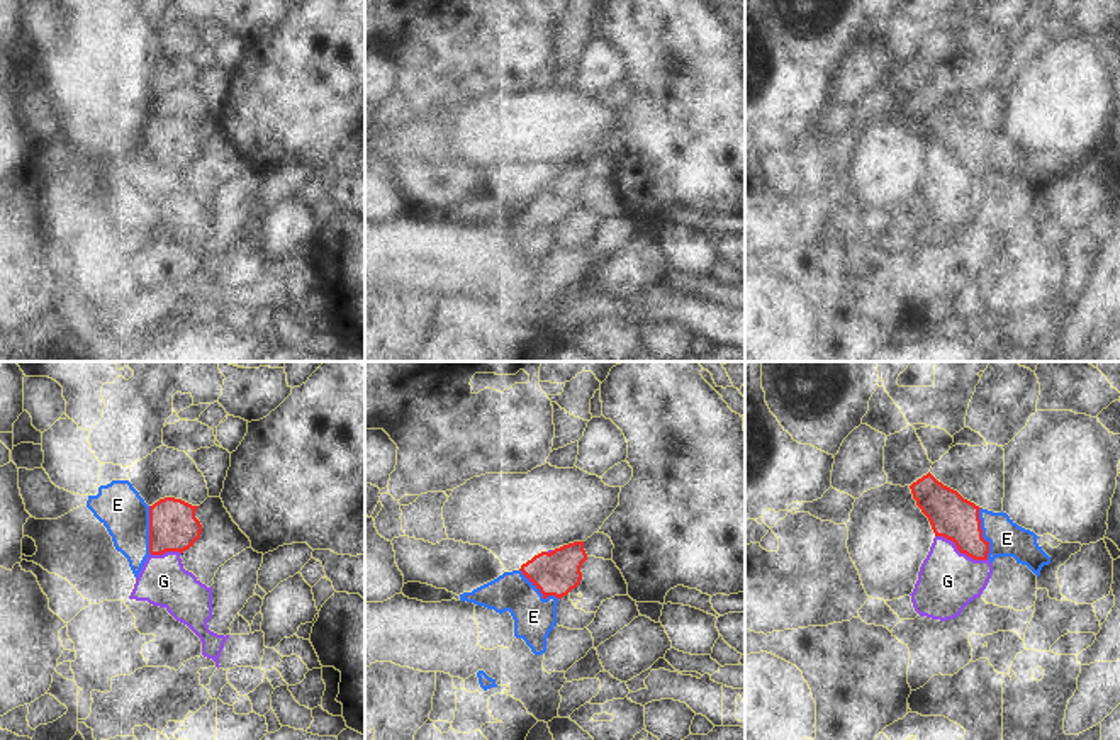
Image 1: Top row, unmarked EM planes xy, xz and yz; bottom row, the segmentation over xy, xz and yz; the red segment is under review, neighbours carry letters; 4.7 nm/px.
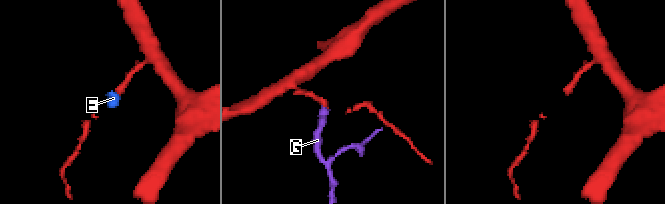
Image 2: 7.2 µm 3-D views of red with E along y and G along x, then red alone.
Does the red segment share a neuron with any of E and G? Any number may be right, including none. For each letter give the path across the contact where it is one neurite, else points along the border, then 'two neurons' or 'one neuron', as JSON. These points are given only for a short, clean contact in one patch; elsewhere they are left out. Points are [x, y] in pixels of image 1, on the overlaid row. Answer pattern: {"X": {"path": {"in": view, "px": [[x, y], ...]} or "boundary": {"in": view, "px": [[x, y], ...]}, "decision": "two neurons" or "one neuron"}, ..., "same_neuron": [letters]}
{"E": {"path": {"in": "yz", "px": [[952, 516], [981, 533], [1007, 538]]}, "decision": "one neuron"}, "G": {"boundary": {"in": "yz", "px": [[935, 535], [949, 538], [961, 552], [986, 560]]}, "decision": "two neurons"}, "same_neuron": ["E"]}

